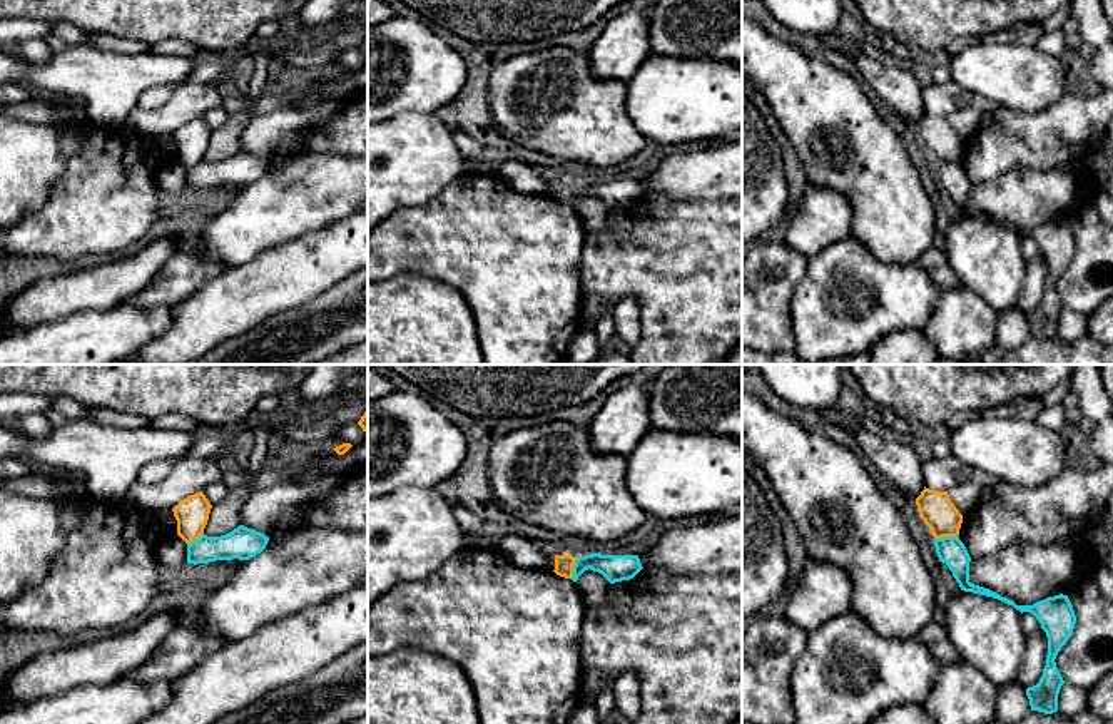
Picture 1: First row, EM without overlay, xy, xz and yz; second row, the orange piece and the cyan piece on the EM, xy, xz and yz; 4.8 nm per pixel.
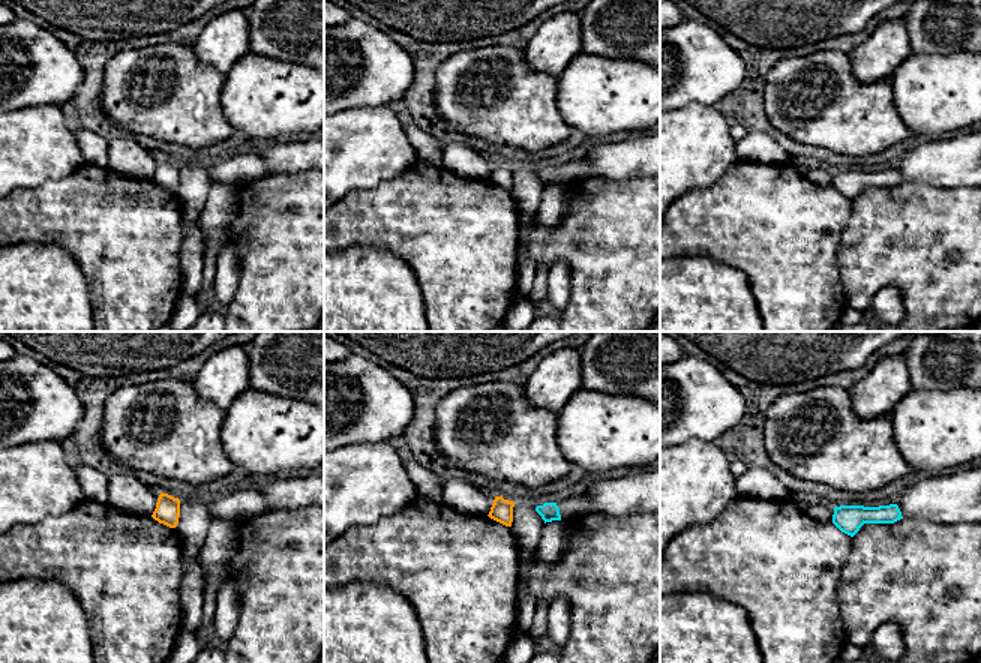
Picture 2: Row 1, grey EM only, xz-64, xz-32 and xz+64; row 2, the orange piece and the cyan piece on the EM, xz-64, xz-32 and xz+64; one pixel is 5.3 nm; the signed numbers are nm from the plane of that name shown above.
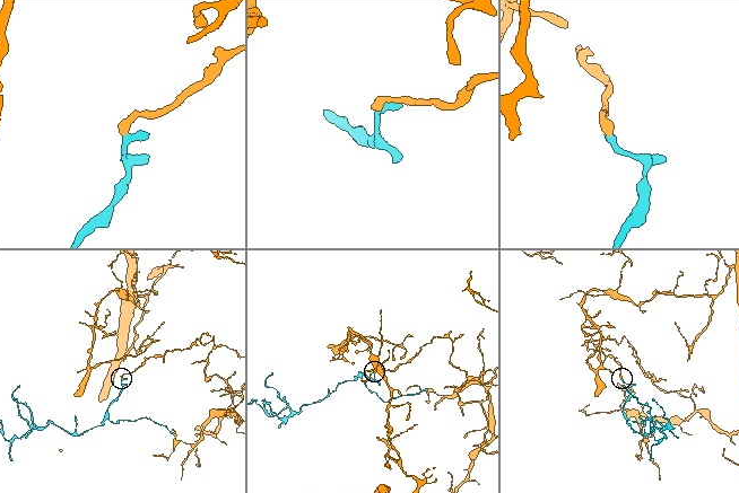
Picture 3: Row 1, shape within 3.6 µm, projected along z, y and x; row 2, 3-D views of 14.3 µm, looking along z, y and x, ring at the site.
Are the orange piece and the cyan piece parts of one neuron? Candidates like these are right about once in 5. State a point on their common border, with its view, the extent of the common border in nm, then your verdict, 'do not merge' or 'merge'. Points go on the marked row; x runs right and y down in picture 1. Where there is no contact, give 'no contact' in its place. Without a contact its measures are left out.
contact yz (945, 535); length 110 nm; do not merge

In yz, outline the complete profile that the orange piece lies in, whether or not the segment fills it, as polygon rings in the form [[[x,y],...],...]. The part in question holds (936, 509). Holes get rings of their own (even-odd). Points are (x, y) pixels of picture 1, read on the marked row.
[[[924,487],[916,498],[916,505],[934,538],[959,535],[963,515],[951,502],[948,492],[936,492]]]

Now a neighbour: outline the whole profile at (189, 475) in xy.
[[[180,458],[167,478],[154,485],[135,482],[125,498],[147,512],[172,510],[180,500],[221,478],[216,458]]]

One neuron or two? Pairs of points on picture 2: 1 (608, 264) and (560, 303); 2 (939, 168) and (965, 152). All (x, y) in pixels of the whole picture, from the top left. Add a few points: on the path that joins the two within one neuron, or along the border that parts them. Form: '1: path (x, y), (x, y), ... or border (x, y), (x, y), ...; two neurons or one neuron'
1: border (560, 261), (570, 276), (570, 300), (561, 312); two neurons
2: path (945, 164), (951, 164), (959, 158); one neuron

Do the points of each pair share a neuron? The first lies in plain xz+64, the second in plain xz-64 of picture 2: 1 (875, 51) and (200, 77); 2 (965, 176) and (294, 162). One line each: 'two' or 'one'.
1: two
2: one

